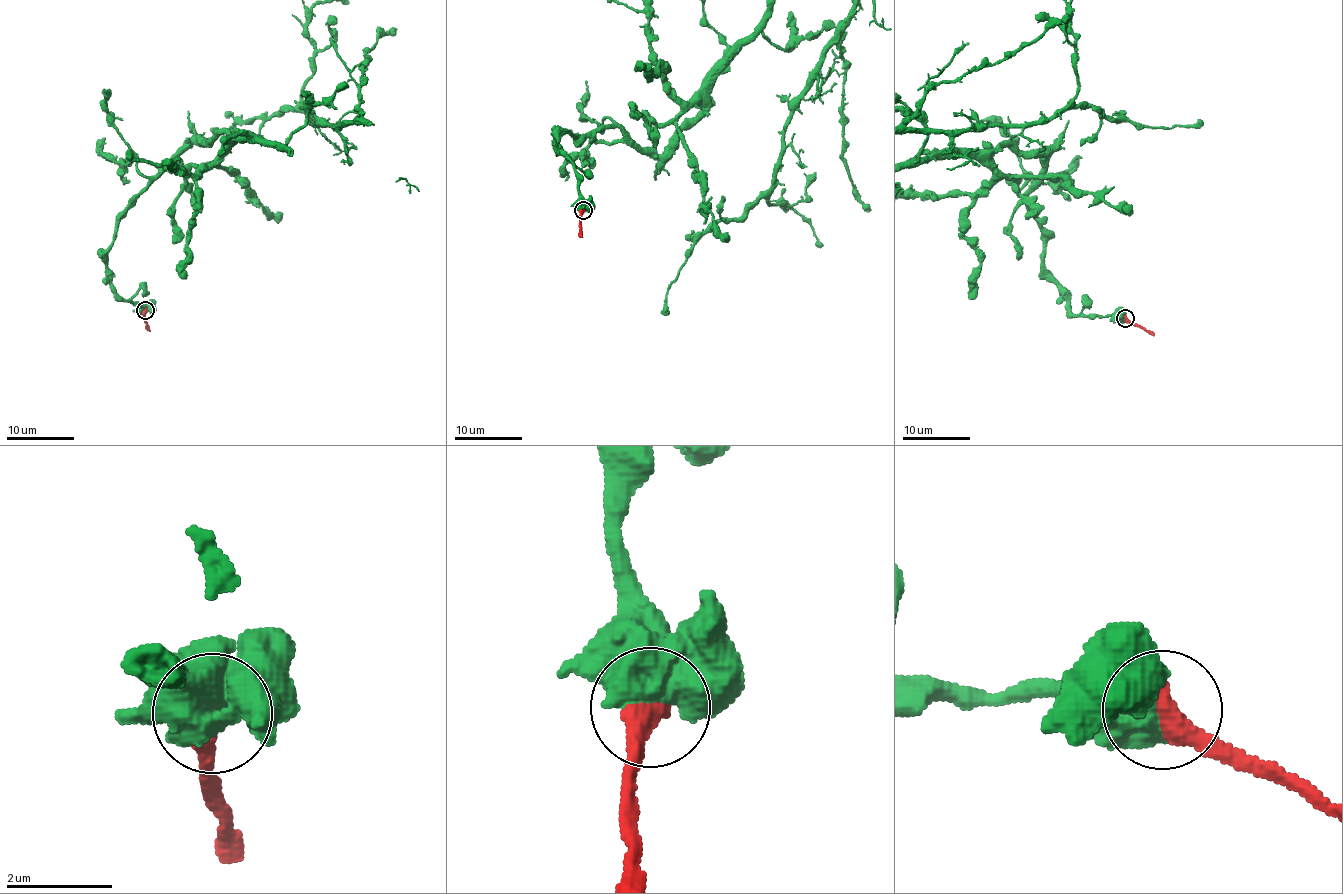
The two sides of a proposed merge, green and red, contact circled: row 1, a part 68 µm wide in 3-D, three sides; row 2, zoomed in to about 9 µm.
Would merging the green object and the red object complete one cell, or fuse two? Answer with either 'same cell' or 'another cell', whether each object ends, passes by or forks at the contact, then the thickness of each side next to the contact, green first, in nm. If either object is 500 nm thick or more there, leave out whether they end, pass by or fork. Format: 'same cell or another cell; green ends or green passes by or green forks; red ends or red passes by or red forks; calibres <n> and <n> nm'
another cell; calibres 1000 and 480 nm

